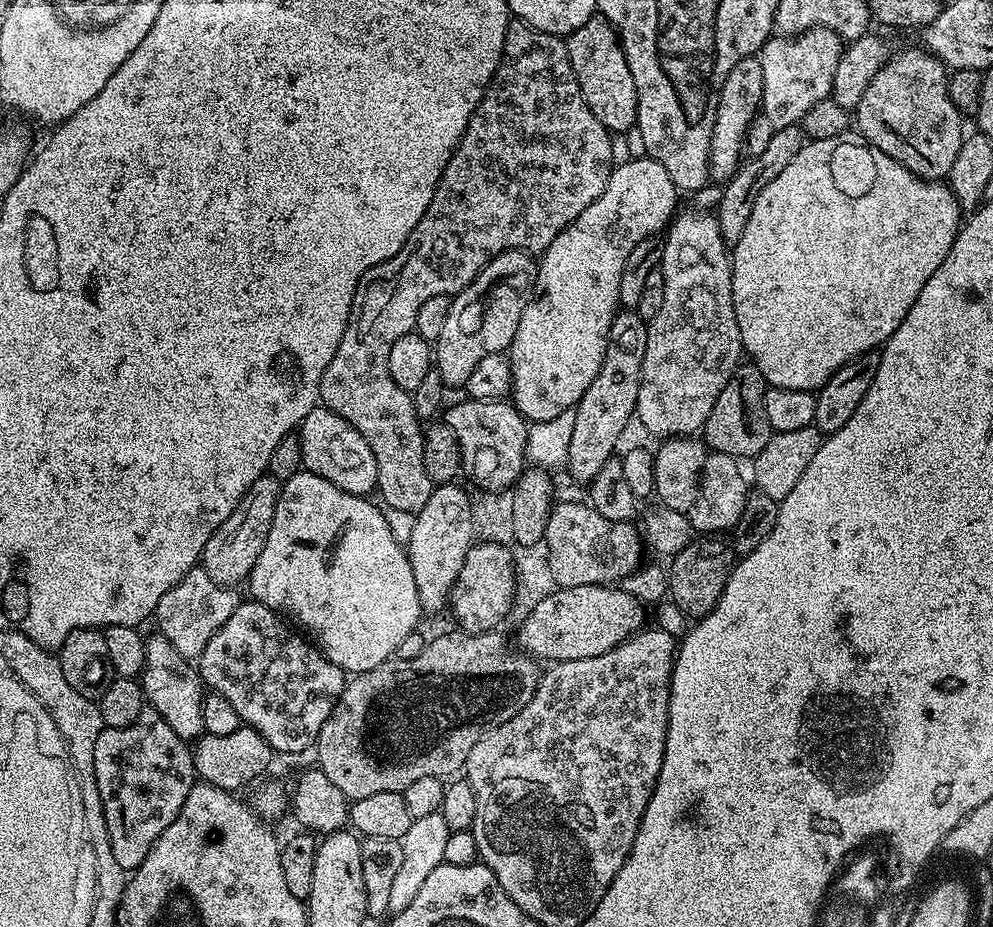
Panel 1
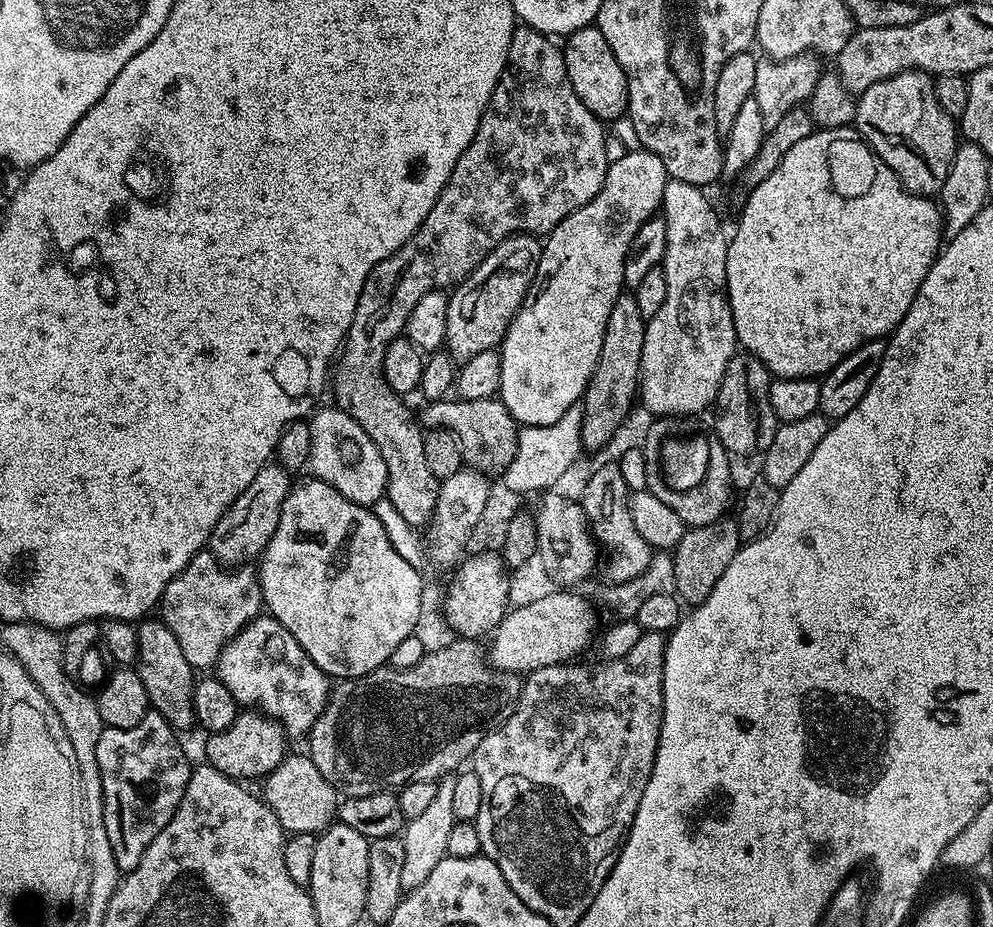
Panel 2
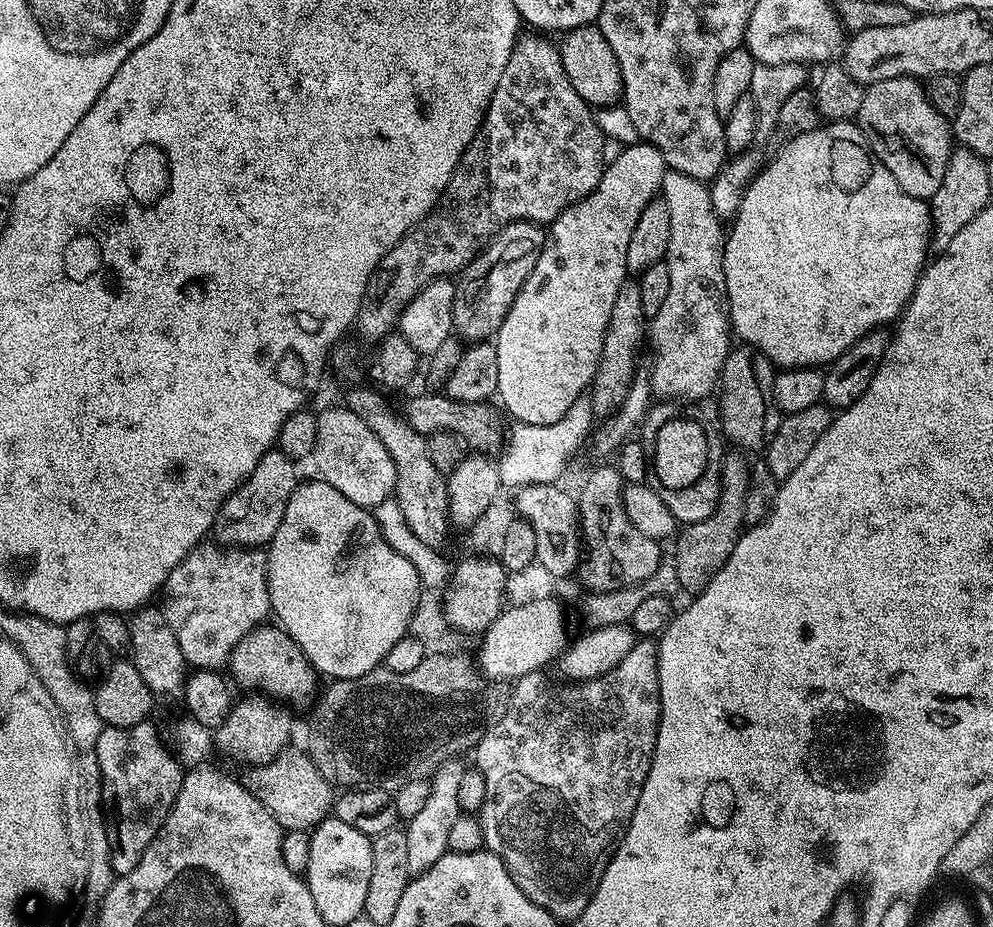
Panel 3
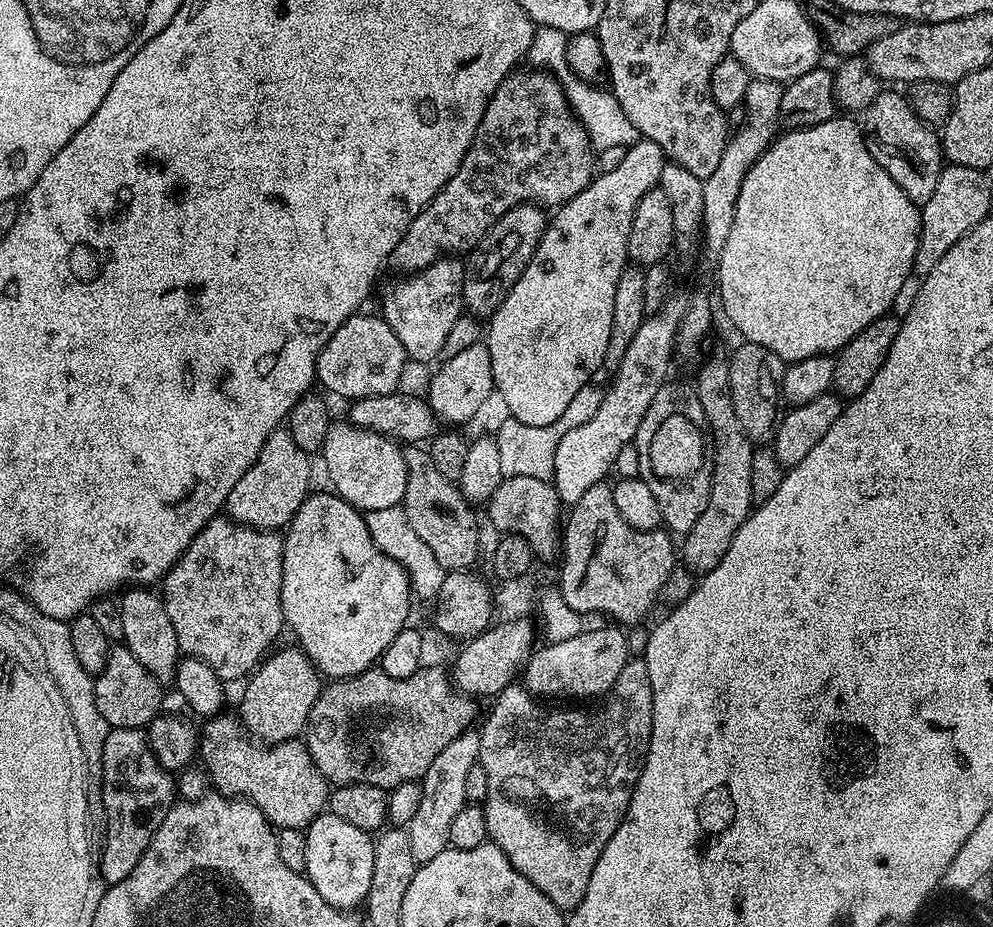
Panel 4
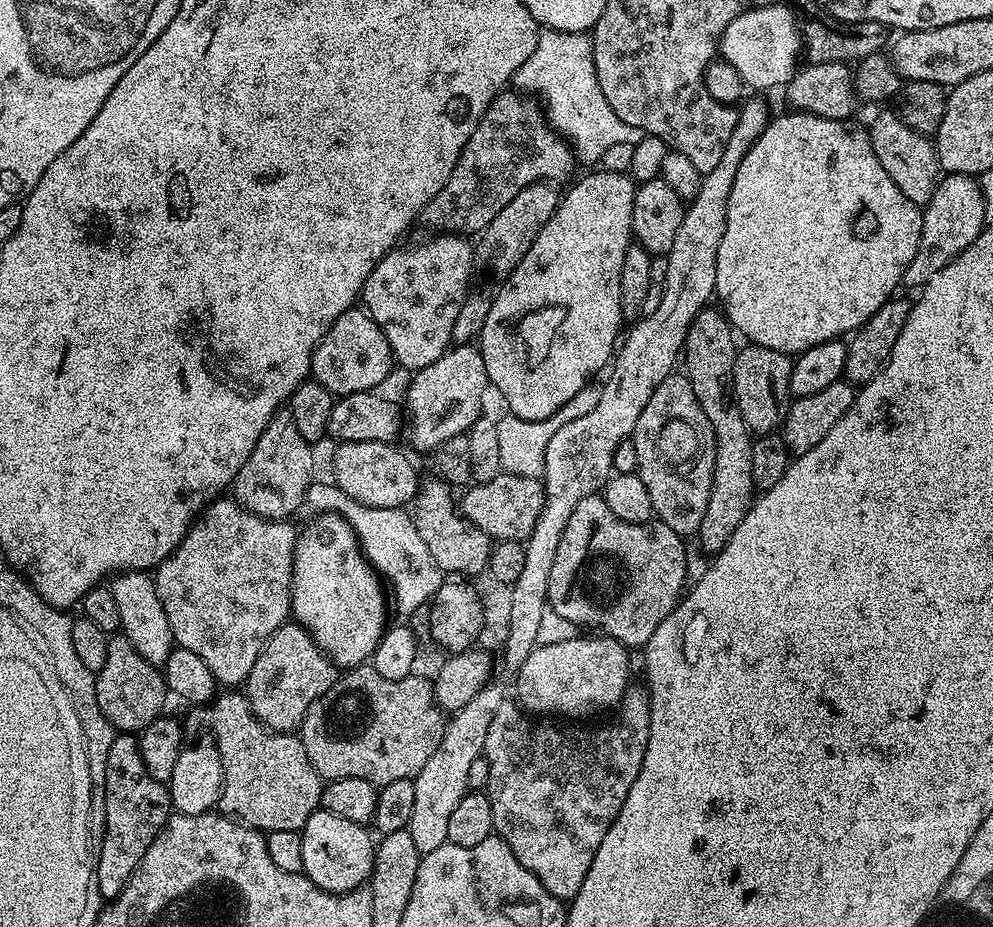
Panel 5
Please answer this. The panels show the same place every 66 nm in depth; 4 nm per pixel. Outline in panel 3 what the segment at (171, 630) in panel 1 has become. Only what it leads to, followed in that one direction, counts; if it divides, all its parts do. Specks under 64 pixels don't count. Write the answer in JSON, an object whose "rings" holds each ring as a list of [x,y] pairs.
{"rings":[[[208,543],[197,544],[194,550],[190,550],[190,554],[186,554],[186,558],[182,558],[182,562],[178,562],[178,566],[174,566],[162,589],[162,611],[166,622],[170,622],[170,630],[174,630],[174,638],[178,638],[185,665],[193,669],[220,670],[231,661],[232,652],[239,644],[267,621],[264,619],[269,619],[272,603],[268,593],[268,553],[256,546]]]}

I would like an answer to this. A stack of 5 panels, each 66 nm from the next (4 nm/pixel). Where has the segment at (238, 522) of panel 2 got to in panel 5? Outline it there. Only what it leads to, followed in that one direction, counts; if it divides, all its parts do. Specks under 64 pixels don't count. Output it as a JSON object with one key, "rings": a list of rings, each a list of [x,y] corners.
{"rings":[[[291,411],[277,412],[274,418],[270,418],[266,430],[262,430],[262,438],[258,438],[250,458],[246,458],[246,466],[242,466],[242,470],[238,470],[234,481],[236,503],[246,510],[250,510],[255,516],[261,516],[263,520],[288,520],[291,512],[299,513],[306,490],[314,483],[312,467],[315,466],[316,460],[312,457],[312,448],[313,445],[306,438],[302,438],[302,434],[298,434],[298,426],[294,426]]]}

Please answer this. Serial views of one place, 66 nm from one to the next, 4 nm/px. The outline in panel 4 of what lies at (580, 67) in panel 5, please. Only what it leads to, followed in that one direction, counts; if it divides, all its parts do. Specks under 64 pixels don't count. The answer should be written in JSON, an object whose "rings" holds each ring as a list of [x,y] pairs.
{"rings":[[[537,27],[532,34],[532,45],[526,57],[527,63],[532,63],[529,64],[532,66],[543,66],[560,81],[573,114],[582,122],[592,147],[597,153],[608,152],[611,148],[617,148],[617,150],[629,148],[631,144],[641,139],[640,131],[634,126],[634,122],[630,122],[630,118],[626,118],[622,106],[618,106],[618,98],[612,95],[611,91],[604,89],[603,92],[602,89],[596,88],[600,86],[578,78],[570,71],[566,58],[568,38],[569,33],[557,28]]]}

